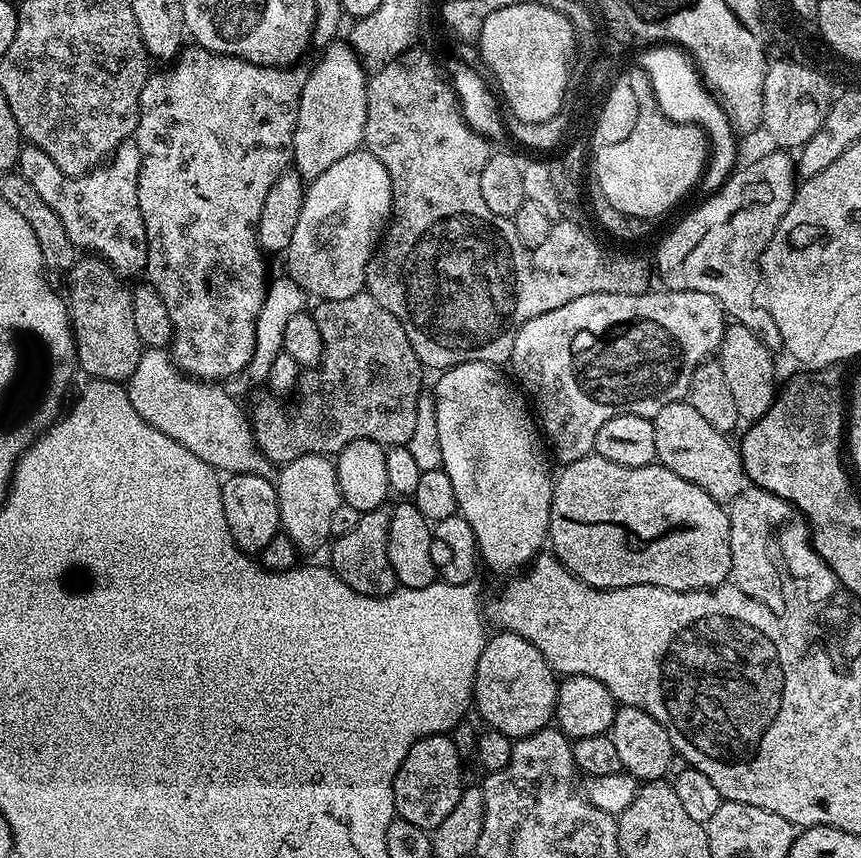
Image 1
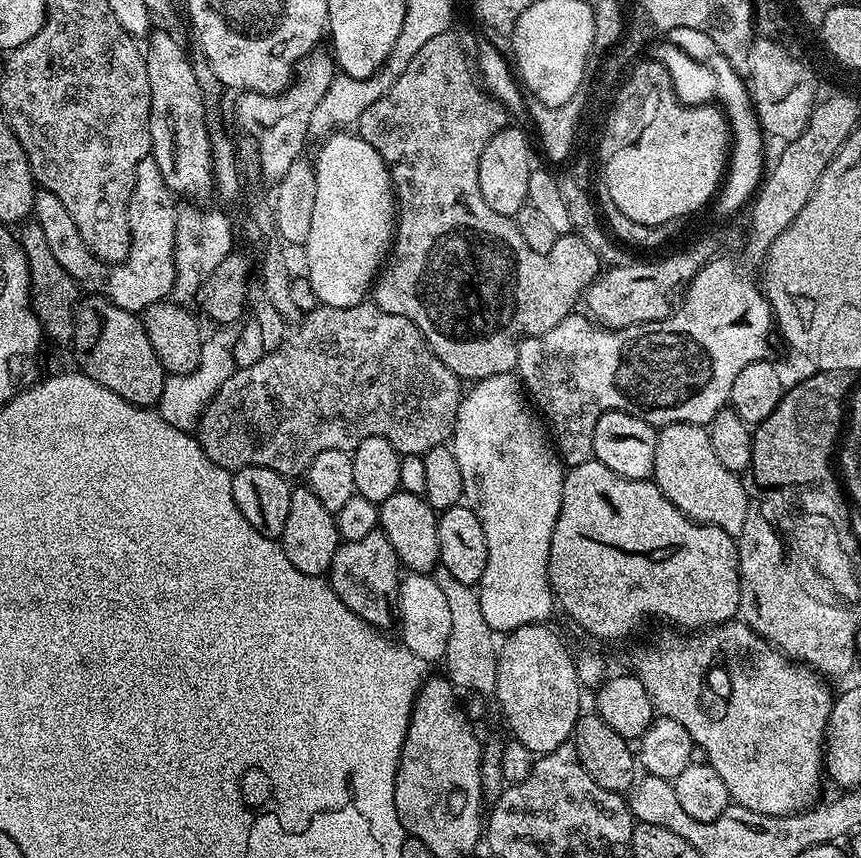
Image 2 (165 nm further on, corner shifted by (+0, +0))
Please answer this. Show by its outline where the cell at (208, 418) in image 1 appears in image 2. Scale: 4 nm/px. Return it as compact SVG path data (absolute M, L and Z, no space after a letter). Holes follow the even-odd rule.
M235 319L215 327L212 330L214 332L204 339L204 351L200 355L199 366L190 374L169 375L165 379L163 392L158 401L158 411L164 421L181 432L187 432L190 429L193 431L199 425L201 414L212 401L214 394L235 372L233 352L245 323L245 319Z

